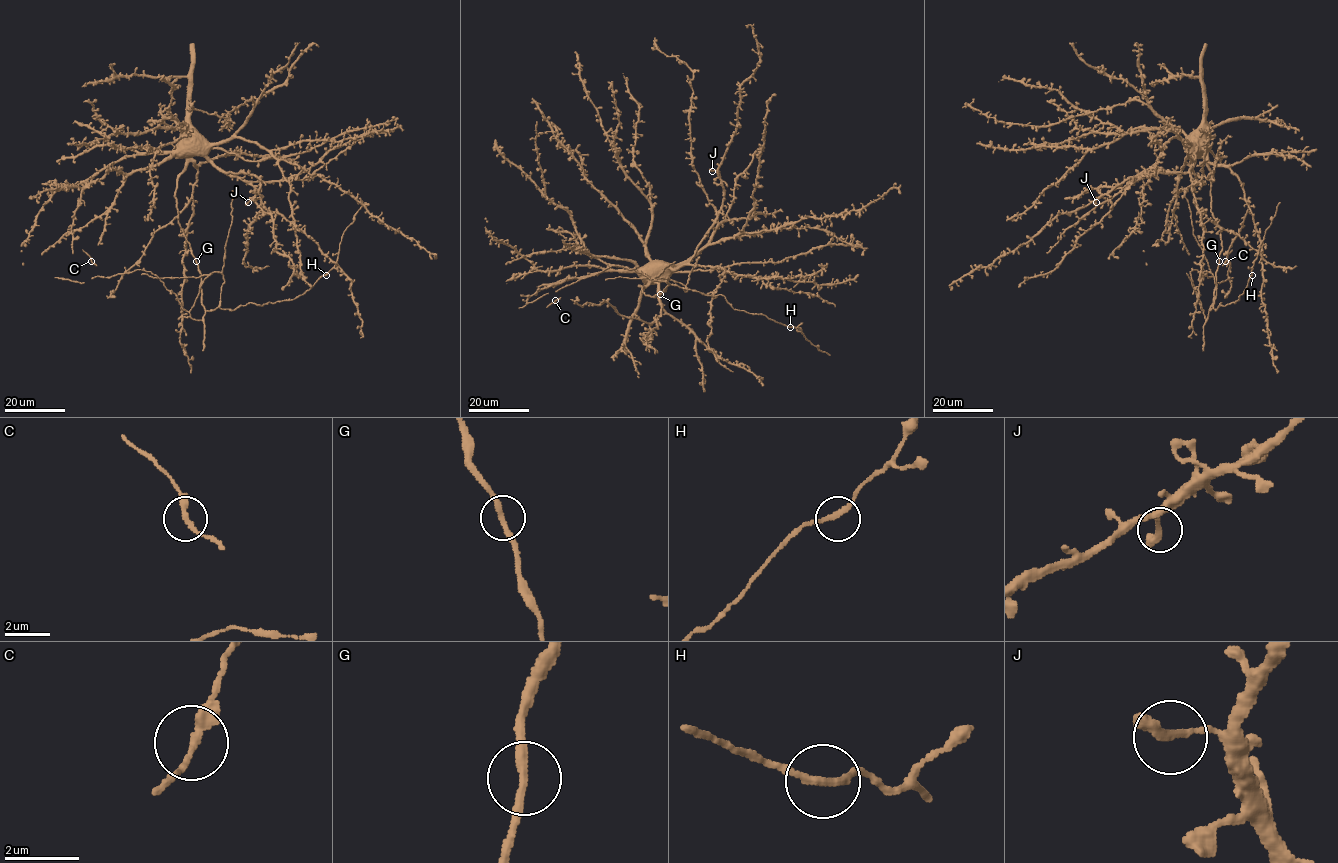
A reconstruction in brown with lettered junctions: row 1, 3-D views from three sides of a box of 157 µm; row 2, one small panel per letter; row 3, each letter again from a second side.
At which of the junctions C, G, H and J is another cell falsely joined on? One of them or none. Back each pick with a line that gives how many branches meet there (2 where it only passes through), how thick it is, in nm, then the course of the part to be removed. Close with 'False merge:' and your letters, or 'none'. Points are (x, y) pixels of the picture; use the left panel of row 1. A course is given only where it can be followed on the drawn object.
False merge: none

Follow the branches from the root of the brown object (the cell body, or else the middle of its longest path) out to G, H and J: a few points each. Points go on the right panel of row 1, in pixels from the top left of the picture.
G: (1211, 182), (1211, 212), (1220, 230), (1222, 247), (1219, 261)
H: (1211, 182), (1211, 212), (1220, 230), (1222, 248), (1209, 311), (1221, 302), (1226, 305), (1238, 300), (1252, 275)
J: (1211, 182), (1206, 159), (1202, 154), (1194, 154), (1194, 164), (1187, 172), (1136, 175), (1101, 194), (1096, 202)

